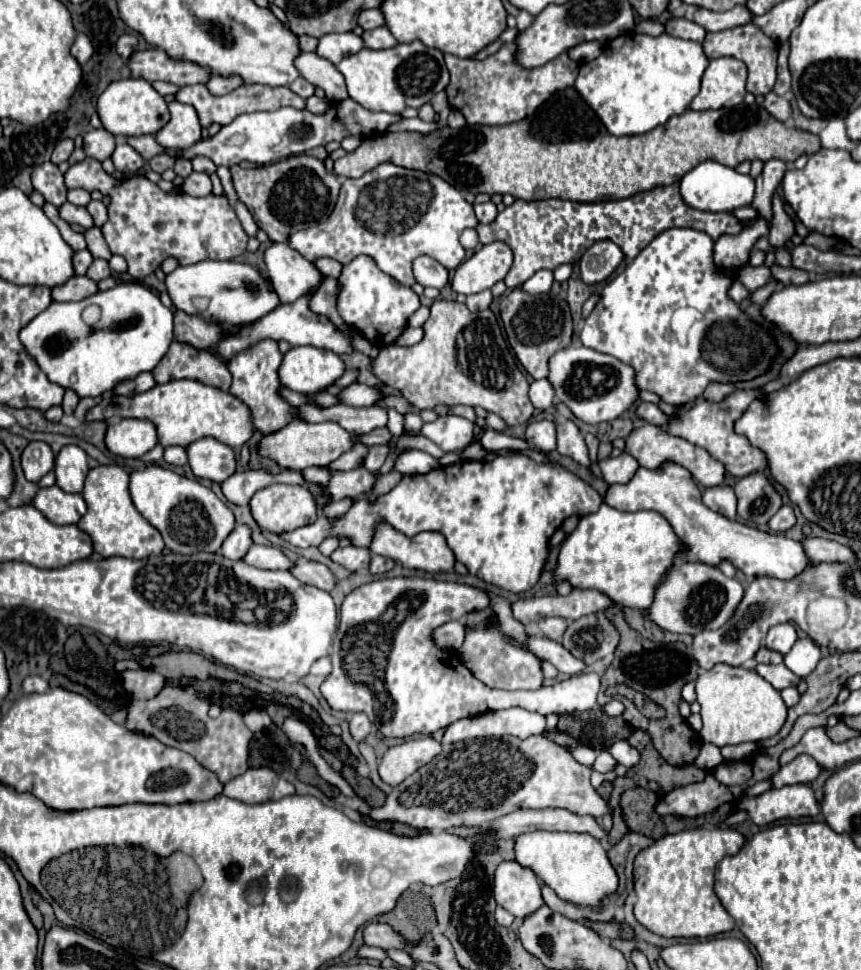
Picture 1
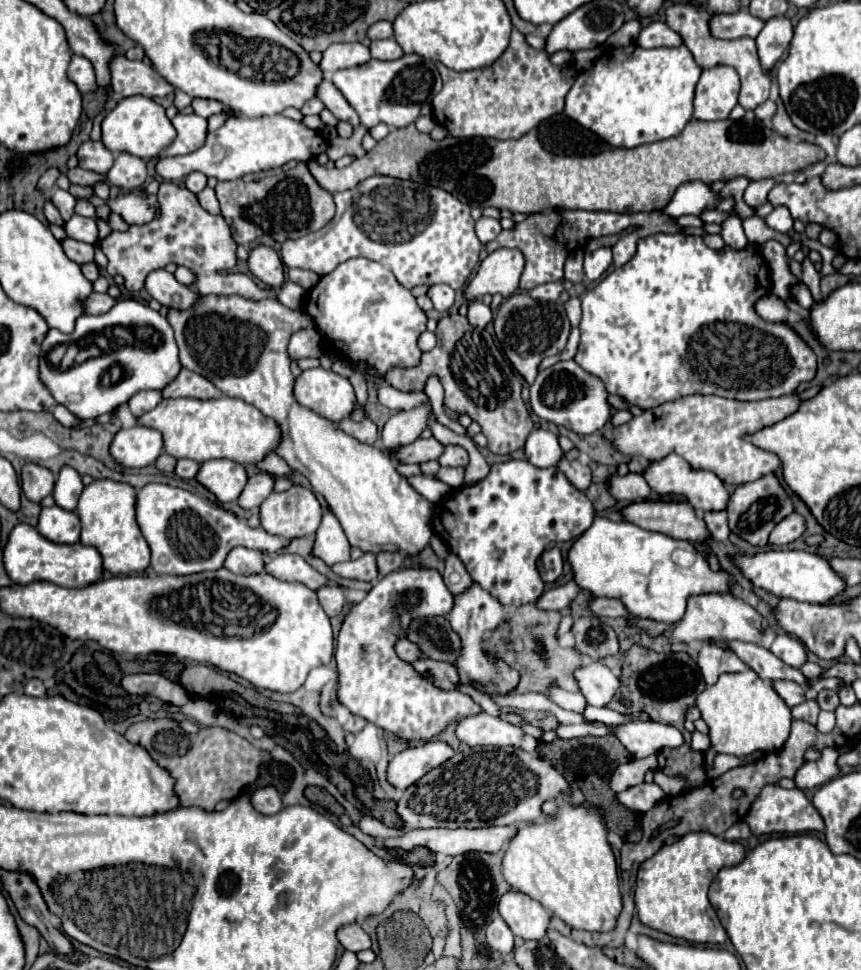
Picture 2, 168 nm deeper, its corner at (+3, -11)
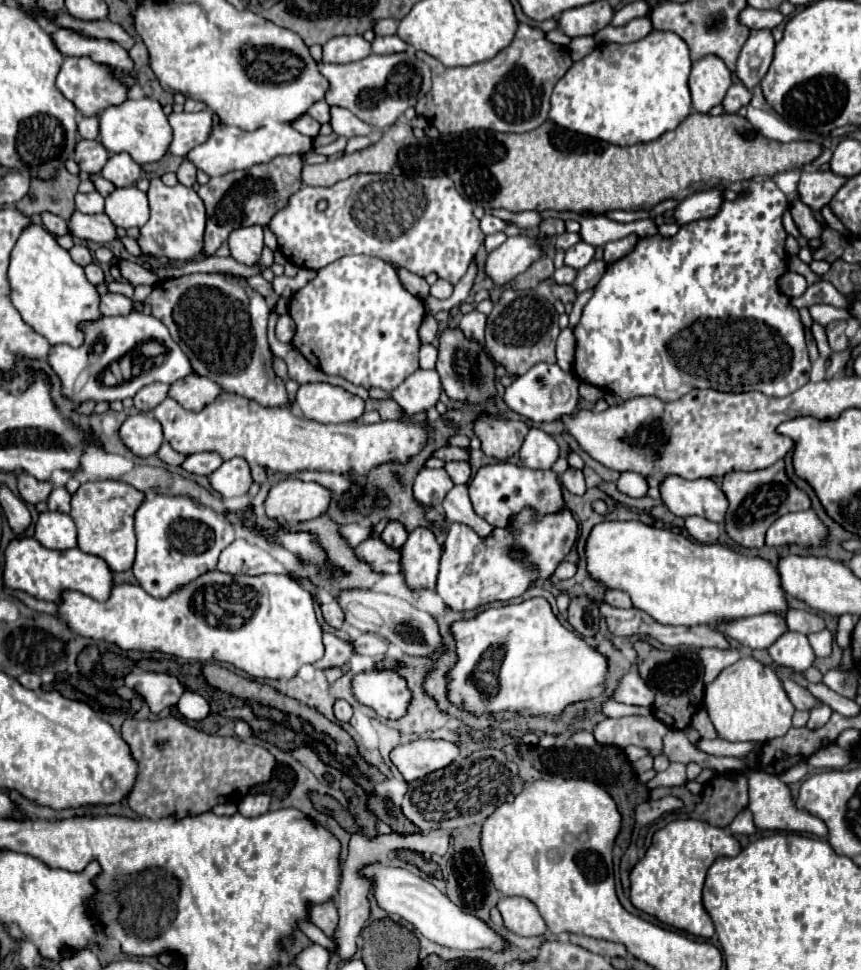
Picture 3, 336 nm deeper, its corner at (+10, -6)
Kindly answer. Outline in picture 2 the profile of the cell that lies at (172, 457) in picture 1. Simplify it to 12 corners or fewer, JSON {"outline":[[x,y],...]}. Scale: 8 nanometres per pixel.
{"outline":[[187,458],[177,460],[175,474],[183,480],[195,478],[199,464]]}

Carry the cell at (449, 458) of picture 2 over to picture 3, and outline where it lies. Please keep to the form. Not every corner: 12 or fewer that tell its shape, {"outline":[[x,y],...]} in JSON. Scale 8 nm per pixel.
{"outline":[[446,463],[454,485],[470,481],[470,463]]}

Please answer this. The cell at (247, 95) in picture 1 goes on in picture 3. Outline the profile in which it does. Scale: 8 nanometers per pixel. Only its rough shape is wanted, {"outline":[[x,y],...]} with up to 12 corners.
{"outline":[[302,115],[292,123],[296,131],[314,139],[320,123],[310,115]]}

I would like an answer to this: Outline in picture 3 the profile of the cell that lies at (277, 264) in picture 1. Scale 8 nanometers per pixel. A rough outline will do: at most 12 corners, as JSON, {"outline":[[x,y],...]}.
{"outline":[[238,227],[228,237],[230,255],[246,265],[260,259],[262,227]]}

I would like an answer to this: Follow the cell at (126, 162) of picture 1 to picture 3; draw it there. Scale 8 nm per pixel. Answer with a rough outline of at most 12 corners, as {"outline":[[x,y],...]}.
{"outline":[[116,153],[100,171],[114,187],[130,187],[142,167],[130,155]]}

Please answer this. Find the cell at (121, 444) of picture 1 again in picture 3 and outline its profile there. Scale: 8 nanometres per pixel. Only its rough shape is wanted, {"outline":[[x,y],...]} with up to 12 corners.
{"outline":[[150,413],[130,415],[120,439],[148,457],[162,445],[162,425]]}

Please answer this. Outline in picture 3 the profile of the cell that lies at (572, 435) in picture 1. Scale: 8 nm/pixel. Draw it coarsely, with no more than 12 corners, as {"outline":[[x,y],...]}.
{"outline":[[578,469],[560,475],[560,483],[574,495],[586,493],[584,475]]}

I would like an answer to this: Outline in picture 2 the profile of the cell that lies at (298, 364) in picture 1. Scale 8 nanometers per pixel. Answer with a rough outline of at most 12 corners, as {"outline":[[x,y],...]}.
{"outline":[[321,366],[295,378],[299,404],[331,422],[355,408],[351,382]]}

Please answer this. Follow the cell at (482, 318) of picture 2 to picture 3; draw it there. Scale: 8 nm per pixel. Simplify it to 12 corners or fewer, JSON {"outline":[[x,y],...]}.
{"outline":[[462,315],[458,329],[484,347],[486,315]]}

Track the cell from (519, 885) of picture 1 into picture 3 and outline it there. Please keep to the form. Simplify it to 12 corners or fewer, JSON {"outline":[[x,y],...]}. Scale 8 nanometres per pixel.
{"outline":[[502,897],[504,927],[538,937],[548,929],[524,897]]}

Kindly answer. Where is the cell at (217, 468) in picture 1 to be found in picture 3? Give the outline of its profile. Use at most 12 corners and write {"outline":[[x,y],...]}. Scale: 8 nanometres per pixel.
{"outline":[[234,457],[210,475],[224,497],[244,495],[254,481],[246,459]]}

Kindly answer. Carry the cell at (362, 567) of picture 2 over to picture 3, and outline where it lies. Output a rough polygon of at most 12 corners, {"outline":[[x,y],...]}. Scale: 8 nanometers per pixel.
{"outline":[[380,537],[360,543],[356,555],[380,573],[402,571],[400,549]]}

